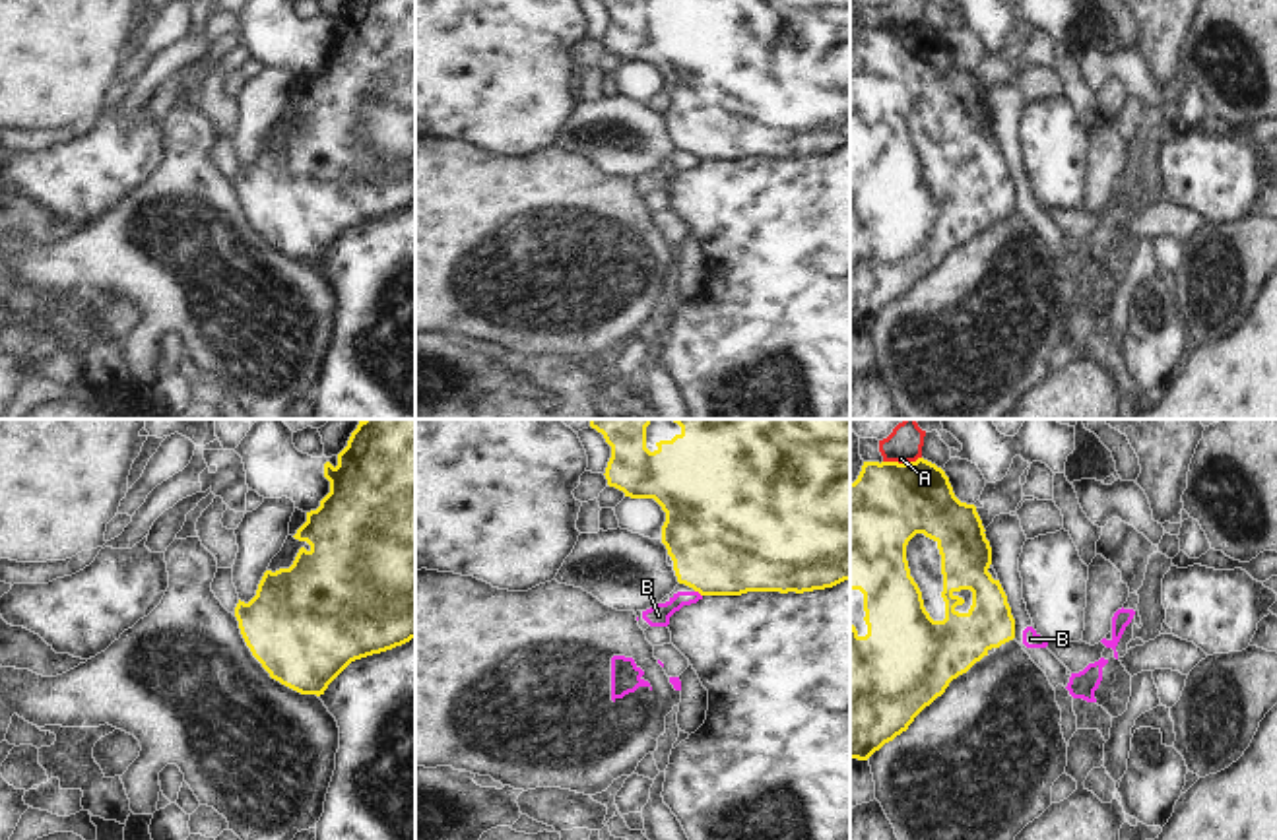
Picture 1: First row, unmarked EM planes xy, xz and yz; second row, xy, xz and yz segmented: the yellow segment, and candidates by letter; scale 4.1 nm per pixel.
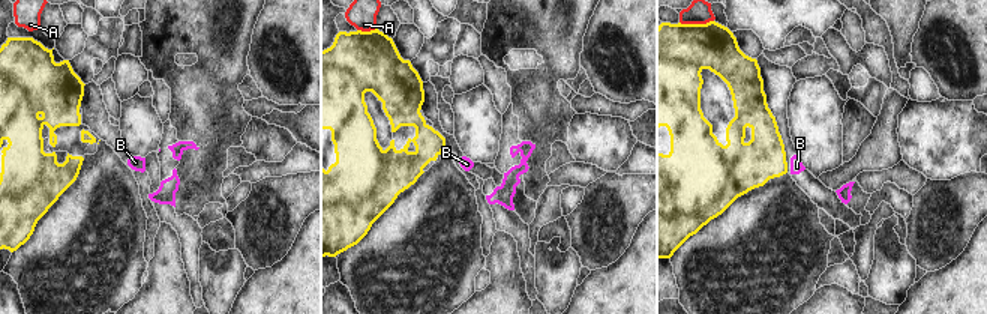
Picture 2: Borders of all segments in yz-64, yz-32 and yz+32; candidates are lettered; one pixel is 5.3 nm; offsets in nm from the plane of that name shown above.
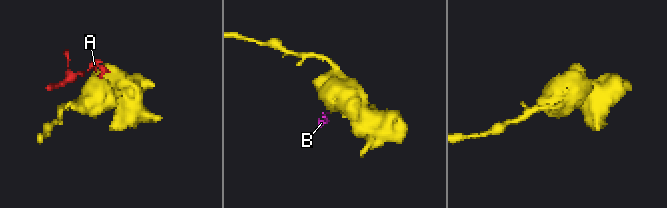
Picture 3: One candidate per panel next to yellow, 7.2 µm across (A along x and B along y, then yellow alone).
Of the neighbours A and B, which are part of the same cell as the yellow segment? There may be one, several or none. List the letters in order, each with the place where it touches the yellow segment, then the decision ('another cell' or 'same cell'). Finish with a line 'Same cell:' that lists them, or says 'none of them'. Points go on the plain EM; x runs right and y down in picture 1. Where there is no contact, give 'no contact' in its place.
A: contact yz (901, 30); another cell
B: contact xz (699, 158); another cell
Same cell: none of them

